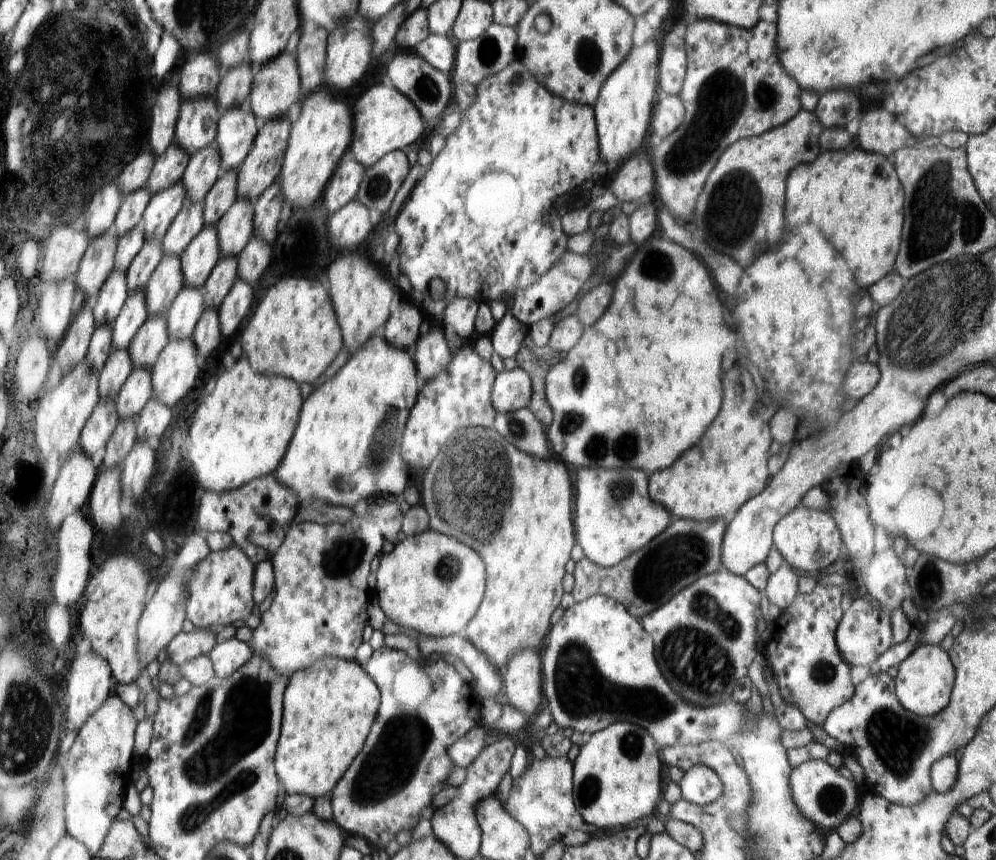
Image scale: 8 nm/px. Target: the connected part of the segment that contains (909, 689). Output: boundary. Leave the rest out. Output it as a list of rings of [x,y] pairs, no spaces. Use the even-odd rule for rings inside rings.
[[[924,644],[918,646],[906,660],[898,666],[894,680],[894,691],[899,703],[908,711],[924,717],[933,717],[948,706],[950,693],[955,679],[953,662],[948,654],[938,645]]]

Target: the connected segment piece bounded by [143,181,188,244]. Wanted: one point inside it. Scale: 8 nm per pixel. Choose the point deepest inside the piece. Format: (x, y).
(163, 210)

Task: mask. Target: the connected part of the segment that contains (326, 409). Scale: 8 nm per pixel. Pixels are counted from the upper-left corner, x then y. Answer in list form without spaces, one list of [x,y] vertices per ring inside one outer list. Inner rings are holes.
[[[381,332],[367,343],[364,349],[350,356],[346,364],[321,386],[315,386],[300,410],[296,432],[288,445],[282,462],[273,473],[302,501],[302,508],[312,501],[329,506],[353,508],[359,500],[373,494],[400,494],[406,486],[406,462],[402,455],[402,437],[413,406],[417,404],[418,380],[412,358],[405,350],[398,350]]]

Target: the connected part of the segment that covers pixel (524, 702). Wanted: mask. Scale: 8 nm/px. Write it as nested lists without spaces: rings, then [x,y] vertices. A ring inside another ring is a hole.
[[[522,650],[522,654],[514,654],[503,674],[503,684],[506,703],[532,721],[542,696],[538,652]]]

